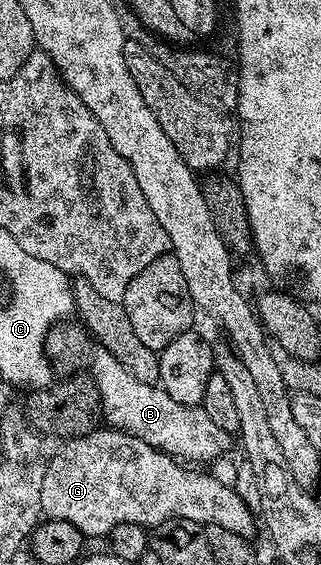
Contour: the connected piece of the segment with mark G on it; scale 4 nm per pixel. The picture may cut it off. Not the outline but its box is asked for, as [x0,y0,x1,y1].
[41,427,257,538]

